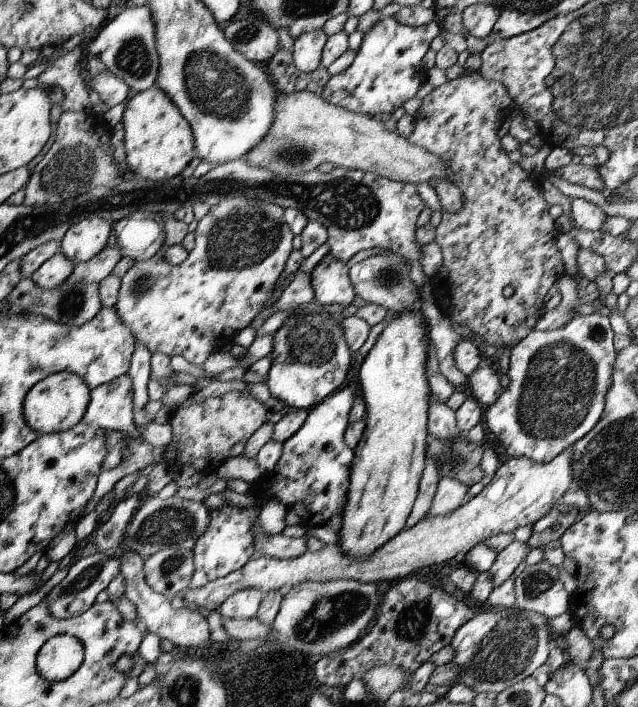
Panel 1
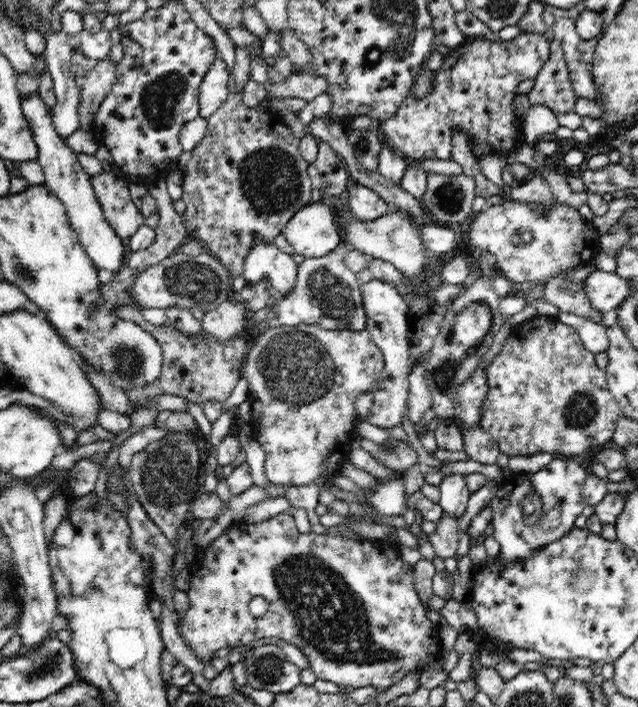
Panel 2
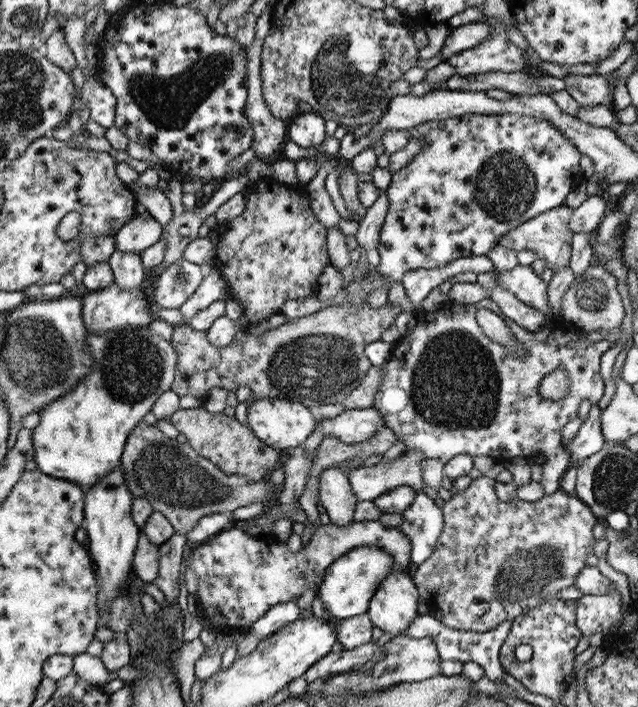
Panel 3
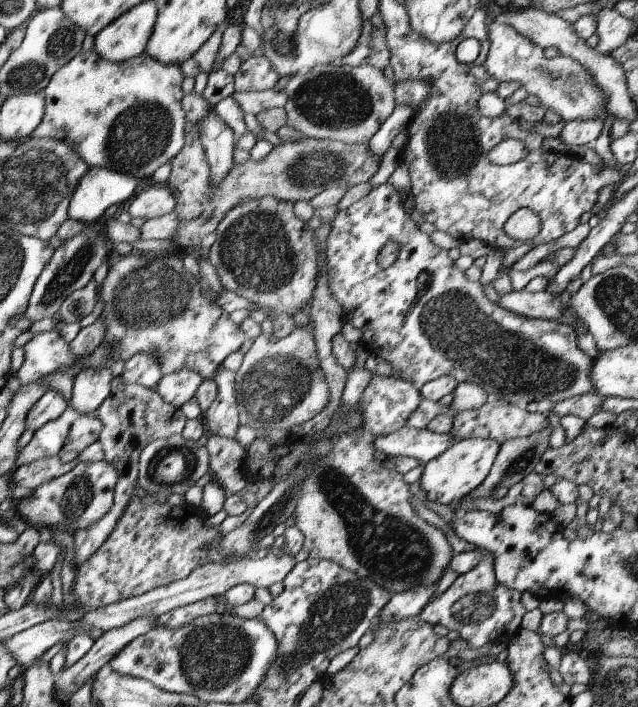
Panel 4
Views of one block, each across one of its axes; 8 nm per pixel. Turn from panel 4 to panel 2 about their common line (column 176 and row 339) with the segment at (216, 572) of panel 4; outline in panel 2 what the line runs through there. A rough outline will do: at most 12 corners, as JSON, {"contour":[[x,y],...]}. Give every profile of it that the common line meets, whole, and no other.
{"contour":[[568,312],[558,322],[576,328],[586,350],[606,354],[610,340],[602,322]]}

